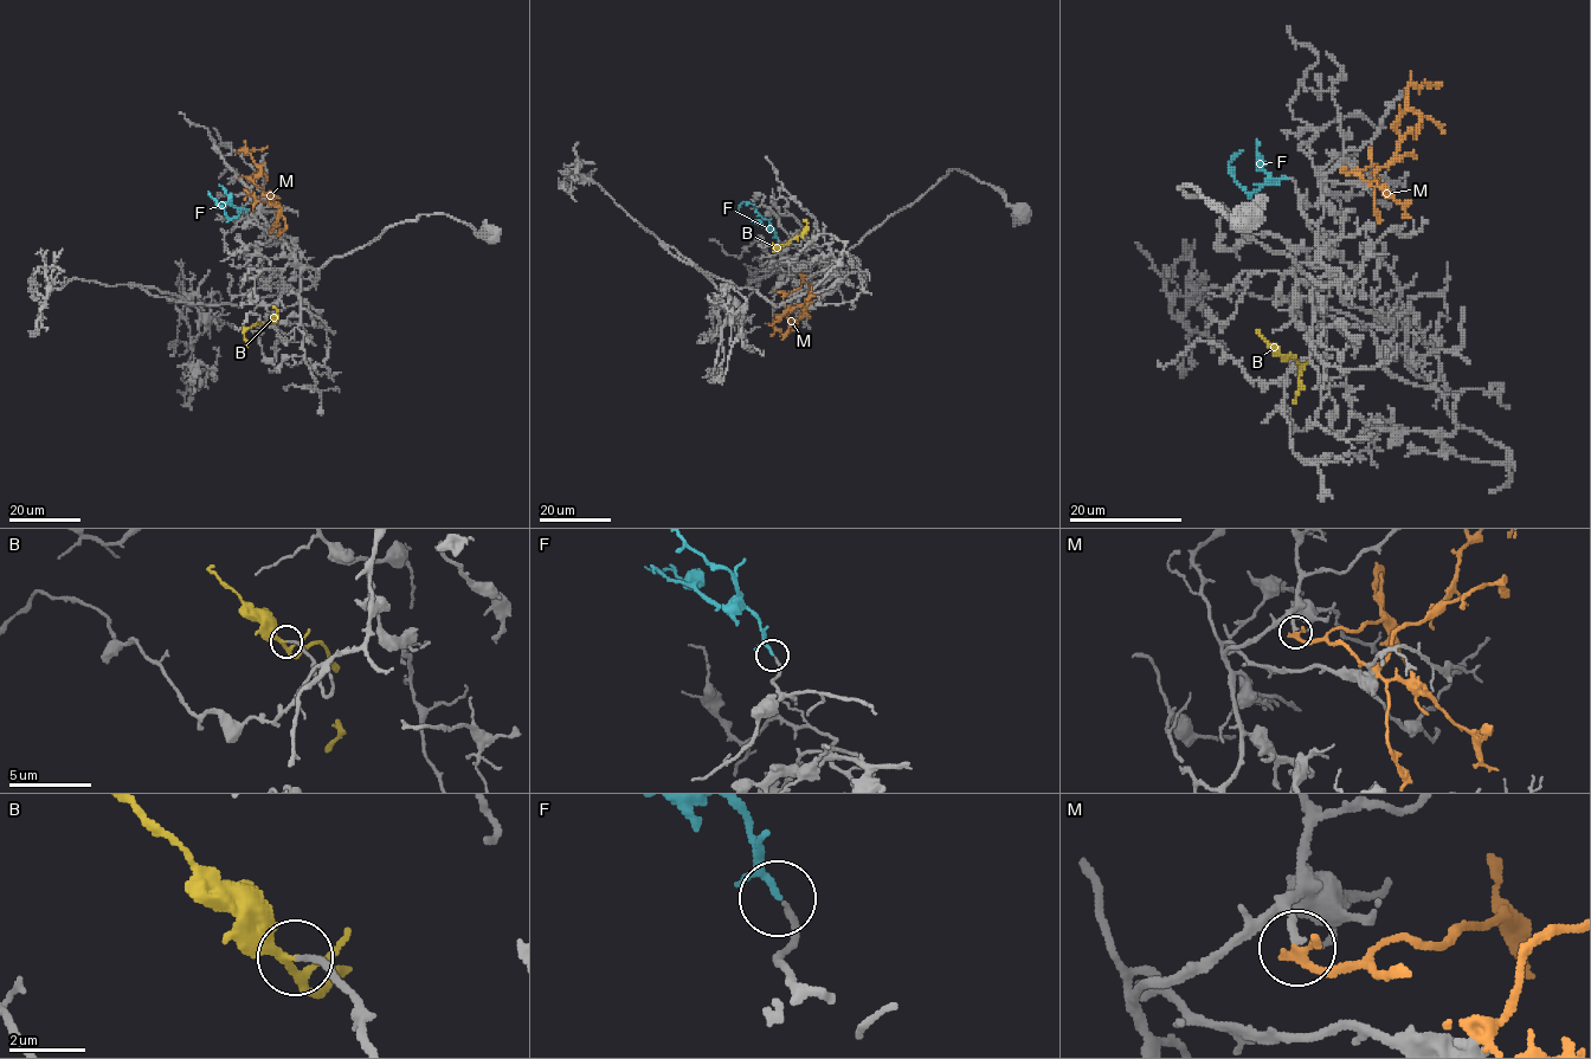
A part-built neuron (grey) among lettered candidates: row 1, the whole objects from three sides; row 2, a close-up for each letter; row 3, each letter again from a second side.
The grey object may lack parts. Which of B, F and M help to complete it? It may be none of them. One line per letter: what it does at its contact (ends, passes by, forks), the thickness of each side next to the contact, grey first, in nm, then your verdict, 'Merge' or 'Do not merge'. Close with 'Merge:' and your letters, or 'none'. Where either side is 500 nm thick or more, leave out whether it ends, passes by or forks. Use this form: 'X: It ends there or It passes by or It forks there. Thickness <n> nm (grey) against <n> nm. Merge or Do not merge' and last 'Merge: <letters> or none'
B: It passes by. Thickness 170 nm (grey) against 260 nm. Merge
F: It passes by. Thickness 170 nm (grey) against 150 nm. Merge
M: It passes by. Thickness 220 nm (grey) against 220 nm. Do not merge
Merge: B, F

